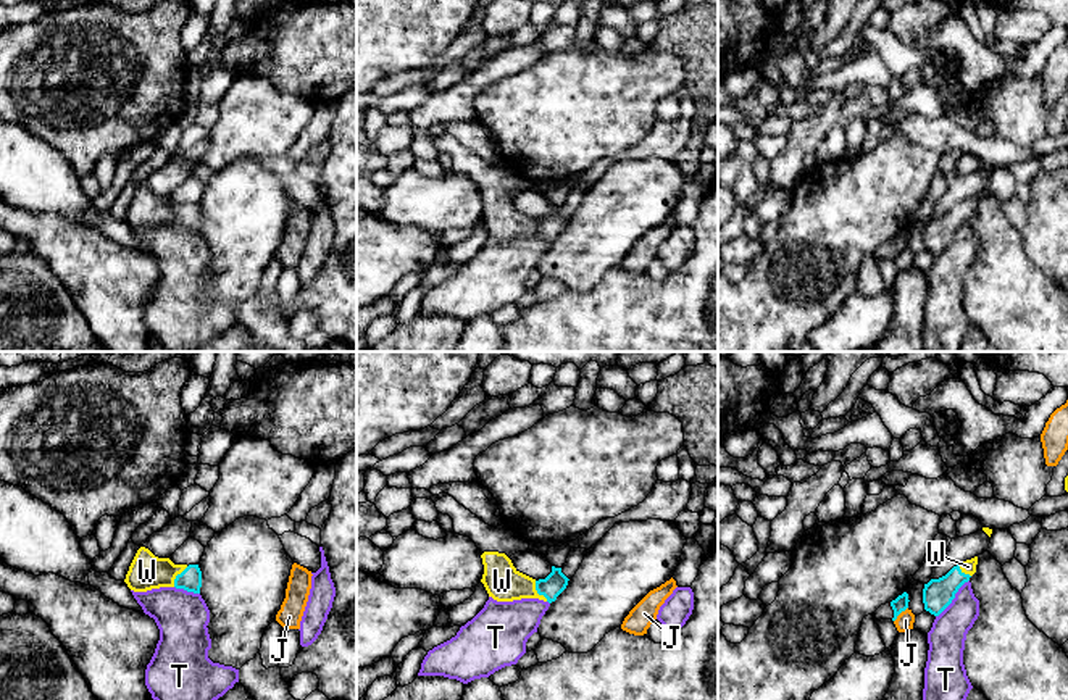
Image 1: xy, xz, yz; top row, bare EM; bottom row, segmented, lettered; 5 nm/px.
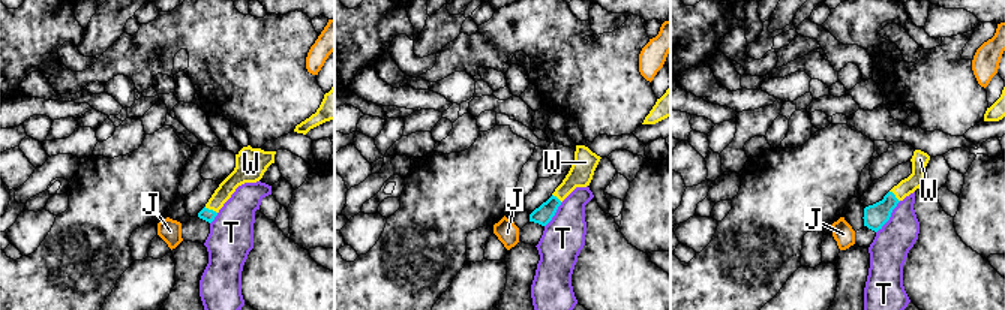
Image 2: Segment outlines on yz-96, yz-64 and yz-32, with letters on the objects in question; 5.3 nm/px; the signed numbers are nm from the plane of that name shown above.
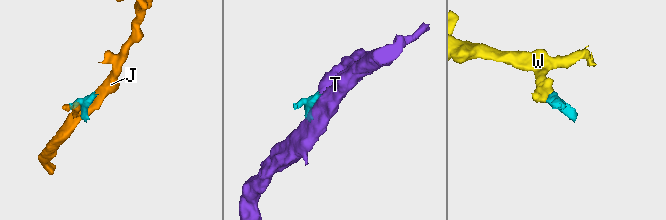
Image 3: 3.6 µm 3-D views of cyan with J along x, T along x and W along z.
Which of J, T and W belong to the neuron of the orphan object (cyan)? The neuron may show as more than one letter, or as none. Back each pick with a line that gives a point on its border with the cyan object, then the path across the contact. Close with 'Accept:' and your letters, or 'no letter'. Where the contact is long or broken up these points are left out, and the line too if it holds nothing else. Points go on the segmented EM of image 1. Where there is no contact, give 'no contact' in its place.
W: contact xz (538, 592); way xz (555, 583), (549, 589), (538, 592), (502, 581)
Accept: W

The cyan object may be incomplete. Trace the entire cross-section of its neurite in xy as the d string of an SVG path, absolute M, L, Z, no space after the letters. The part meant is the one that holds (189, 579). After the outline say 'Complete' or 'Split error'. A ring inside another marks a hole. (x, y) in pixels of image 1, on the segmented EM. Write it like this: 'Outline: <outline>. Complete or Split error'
Outline: M140 547L124 582L134 592L176 587L200 594L202 571L198 565L174 565L169 558L158 558L148 548Z. Split error

